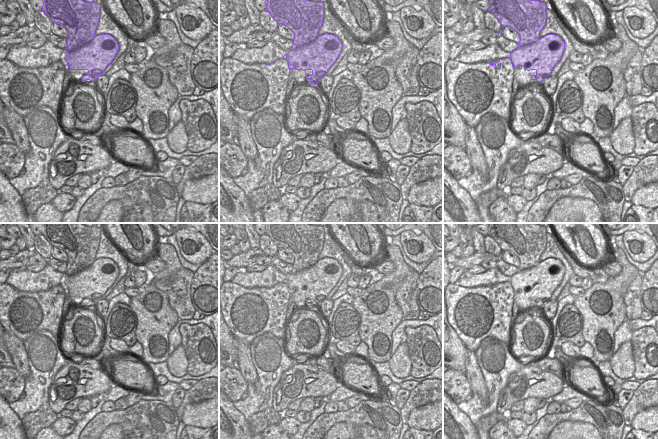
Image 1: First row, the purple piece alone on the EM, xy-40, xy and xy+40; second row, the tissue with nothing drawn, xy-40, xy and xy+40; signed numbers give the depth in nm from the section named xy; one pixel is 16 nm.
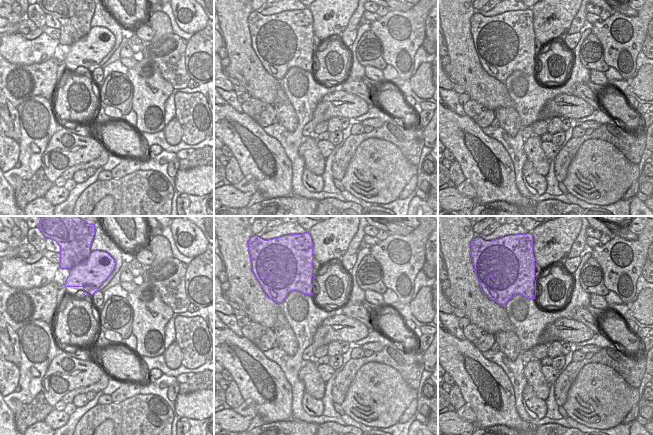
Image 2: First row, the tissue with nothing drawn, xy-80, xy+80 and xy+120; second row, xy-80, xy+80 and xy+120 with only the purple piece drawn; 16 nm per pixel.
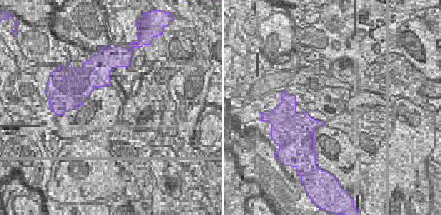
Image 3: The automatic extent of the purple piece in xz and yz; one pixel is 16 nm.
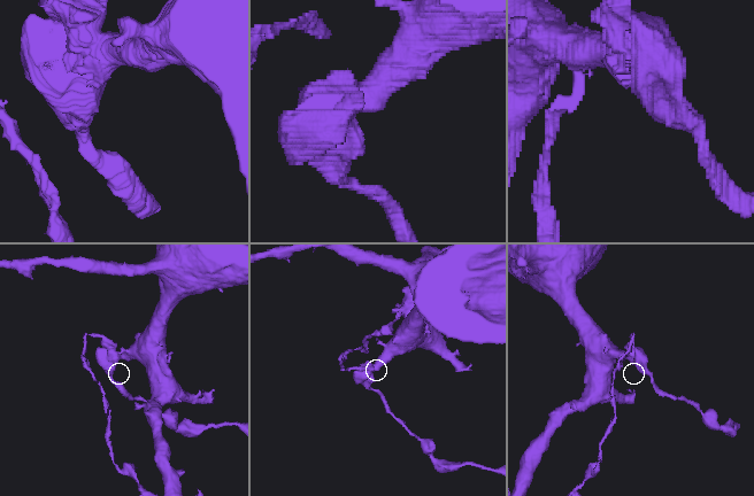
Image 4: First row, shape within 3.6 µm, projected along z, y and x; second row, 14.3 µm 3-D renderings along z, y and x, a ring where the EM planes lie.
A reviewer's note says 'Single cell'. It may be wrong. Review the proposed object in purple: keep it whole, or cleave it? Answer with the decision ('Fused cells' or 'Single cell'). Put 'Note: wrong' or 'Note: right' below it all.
Fused cells.
Note: wrong

